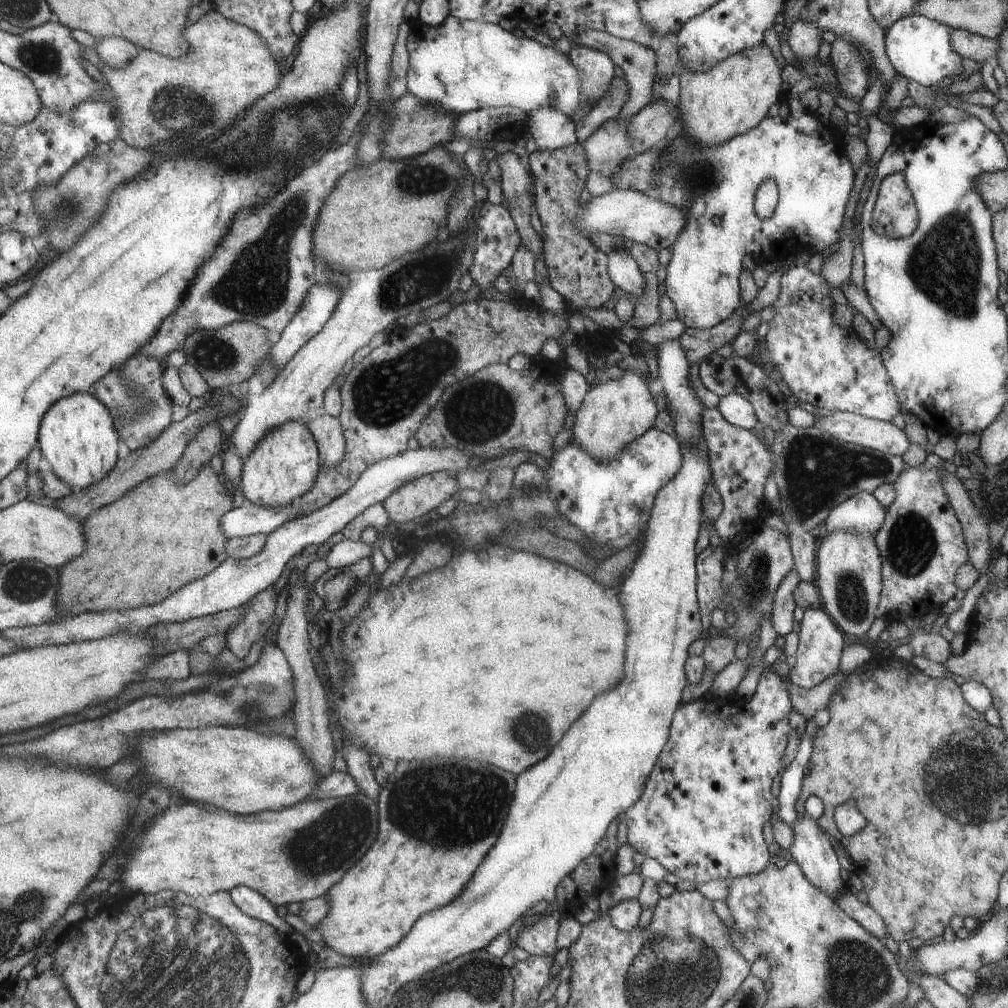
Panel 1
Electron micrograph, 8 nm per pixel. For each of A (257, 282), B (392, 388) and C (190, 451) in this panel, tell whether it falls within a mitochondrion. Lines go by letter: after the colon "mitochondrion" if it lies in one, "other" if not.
A: mitochondrion
B: mitochondrion
C: other

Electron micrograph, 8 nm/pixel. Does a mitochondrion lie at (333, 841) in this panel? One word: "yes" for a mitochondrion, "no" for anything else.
yes

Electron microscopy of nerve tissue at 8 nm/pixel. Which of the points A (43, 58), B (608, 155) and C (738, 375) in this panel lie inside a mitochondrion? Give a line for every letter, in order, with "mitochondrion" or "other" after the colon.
A: mitochondrion
B: mitochondrion
C: other

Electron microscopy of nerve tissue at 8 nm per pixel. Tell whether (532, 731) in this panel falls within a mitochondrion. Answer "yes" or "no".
yes

